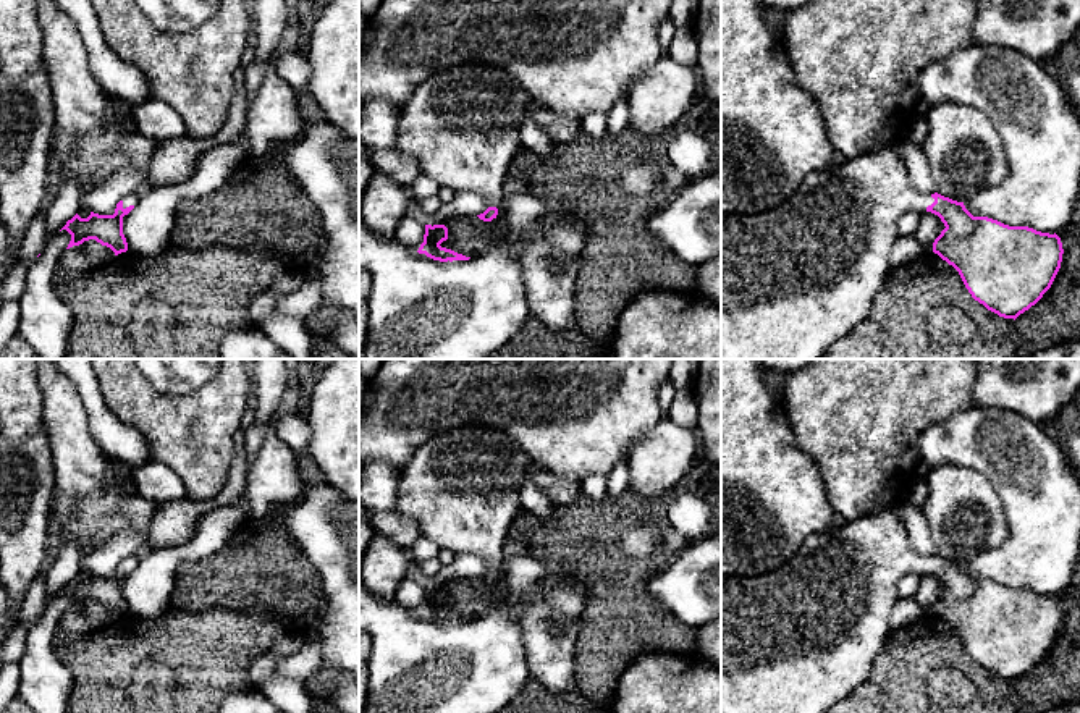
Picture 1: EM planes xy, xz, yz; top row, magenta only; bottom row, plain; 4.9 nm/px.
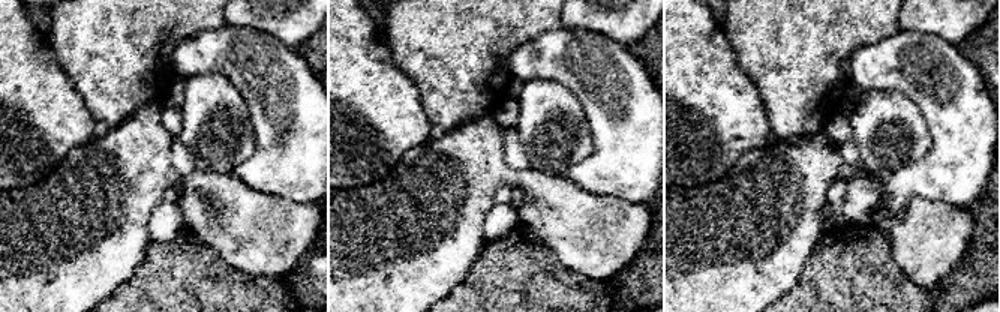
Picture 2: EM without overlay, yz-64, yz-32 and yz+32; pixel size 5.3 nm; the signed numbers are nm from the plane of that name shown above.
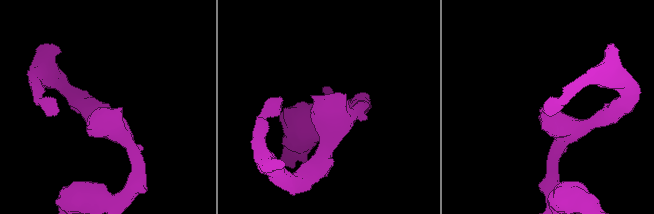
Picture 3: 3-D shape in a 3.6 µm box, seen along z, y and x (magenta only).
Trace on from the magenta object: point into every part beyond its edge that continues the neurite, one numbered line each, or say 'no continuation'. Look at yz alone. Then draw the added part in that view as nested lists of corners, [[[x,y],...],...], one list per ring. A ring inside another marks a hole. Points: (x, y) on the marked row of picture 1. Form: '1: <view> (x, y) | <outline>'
1: yz (796, 278) | [[[888,144],[876,152],[831,165],[823,171],[808,173],[797,191],[781,205],[755,215],[721,213],[721,359],[823,359],[831,346],[849,335],[870,312],[875,297],[891,272],[891,249],[899,238],[897,225],[904,213],[926,212],[934,199],[922,194],[910,181],[907,165],[899,155],[899,144]]]

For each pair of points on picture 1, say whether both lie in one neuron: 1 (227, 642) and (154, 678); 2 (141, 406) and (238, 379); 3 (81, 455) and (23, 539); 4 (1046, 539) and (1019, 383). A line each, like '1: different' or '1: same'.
1: same
2: same
3: different
4: different

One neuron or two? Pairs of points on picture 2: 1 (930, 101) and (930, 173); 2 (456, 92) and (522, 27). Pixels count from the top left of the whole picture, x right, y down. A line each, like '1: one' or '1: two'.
1: one
2: one

